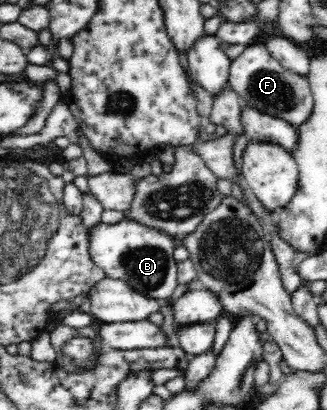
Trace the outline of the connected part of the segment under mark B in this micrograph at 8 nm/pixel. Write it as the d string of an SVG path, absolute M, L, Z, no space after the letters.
M124 218L119 223L97 223L88 234L93 262L107 277L125 280L147 297L170 298L178 285L177 262L173 259L175 243L171 235Z

